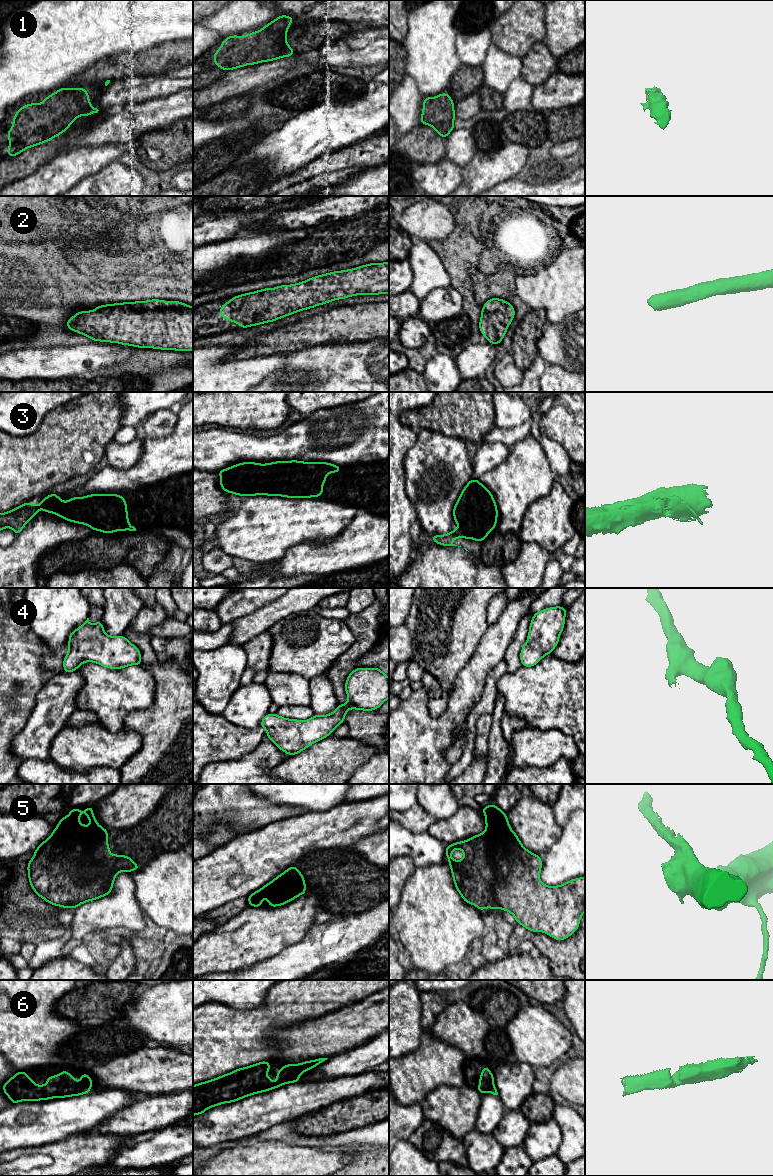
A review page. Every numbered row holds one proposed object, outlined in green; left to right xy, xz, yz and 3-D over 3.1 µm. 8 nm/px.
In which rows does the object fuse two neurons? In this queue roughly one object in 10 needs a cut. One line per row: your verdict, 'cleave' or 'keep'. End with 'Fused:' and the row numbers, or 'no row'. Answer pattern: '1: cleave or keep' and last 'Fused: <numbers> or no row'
1: keep
2: keep
3: keep
4: keep
5: keep
6: keep
Fused: no row

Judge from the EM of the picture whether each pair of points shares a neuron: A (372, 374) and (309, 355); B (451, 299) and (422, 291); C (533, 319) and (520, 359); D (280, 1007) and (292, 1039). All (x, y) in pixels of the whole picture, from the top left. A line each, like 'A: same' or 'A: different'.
A: same
B: different
C: same
D: different

